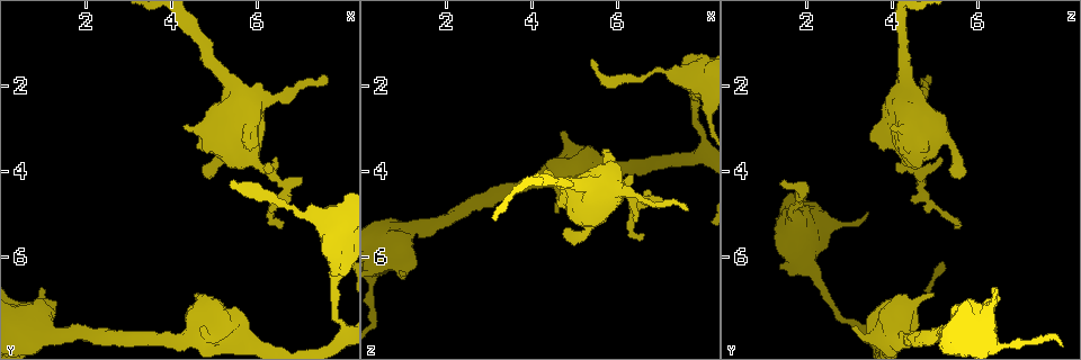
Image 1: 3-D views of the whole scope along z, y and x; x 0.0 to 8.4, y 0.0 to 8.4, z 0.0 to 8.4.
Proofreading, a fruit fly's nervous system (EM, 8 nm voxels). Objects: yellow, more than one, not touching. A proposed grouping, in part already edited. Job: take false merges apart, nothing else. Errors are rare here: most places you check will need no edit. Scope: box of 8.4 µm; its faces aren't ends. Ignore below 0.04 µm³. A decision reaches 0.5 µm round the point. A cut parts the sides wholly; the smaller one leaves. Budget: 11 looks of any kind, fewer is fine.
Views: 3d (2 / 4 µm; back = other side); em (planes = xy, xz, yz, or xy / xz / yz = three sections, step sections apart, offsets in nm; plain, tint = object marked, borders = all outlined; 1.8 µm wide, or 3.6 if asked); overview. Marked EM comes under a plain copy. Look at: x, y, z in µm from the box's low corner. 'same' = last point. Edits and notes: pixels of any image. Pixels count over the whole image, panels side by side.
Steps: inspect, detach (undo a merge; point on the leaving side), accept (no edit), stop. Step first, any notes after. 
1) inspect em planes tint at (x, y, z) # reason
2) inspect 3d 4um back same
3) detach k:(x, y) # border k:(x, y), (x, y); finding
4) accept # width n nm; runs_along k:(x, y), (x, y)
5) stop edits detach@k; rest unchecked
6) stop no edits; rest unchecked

inspect em xy step 8 tint at (6.50, 4.25, 4.65) # a narrow waist

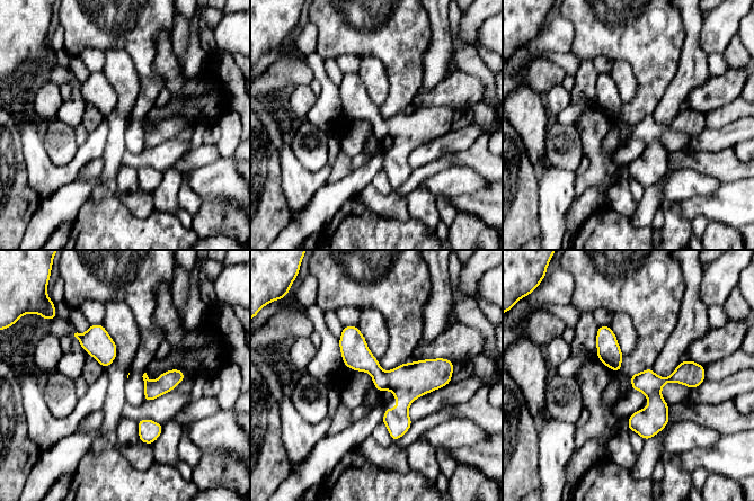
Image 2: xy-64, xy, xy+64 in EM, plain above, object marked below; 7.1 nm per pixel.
inspect em planes tint same

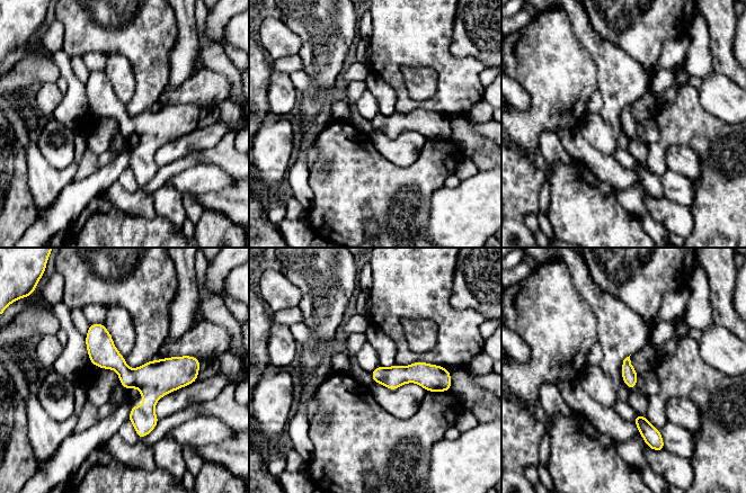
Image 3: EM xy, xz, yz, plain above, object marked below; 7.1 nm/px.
accept # runs_along 3:(90, 331), (129, 374), (191, 368); continuous, no second cell

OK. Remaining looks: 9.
inspect 3d 4um back at (7.85, 7.50, 2.85) # calibre changes

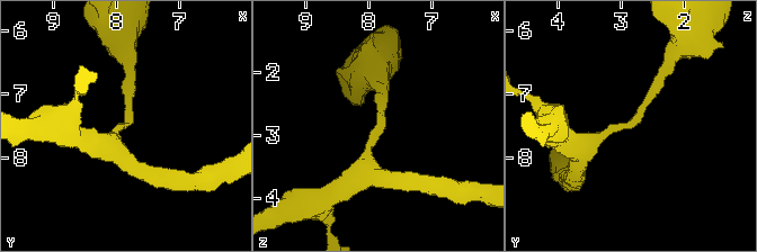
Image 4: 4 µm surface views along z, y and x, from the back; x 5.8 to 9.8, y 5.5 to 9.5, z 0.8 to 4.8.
inspect em planes tint at (7.85, 7.45, 2.85) # arm_widths 190, 300 nm; now the EM

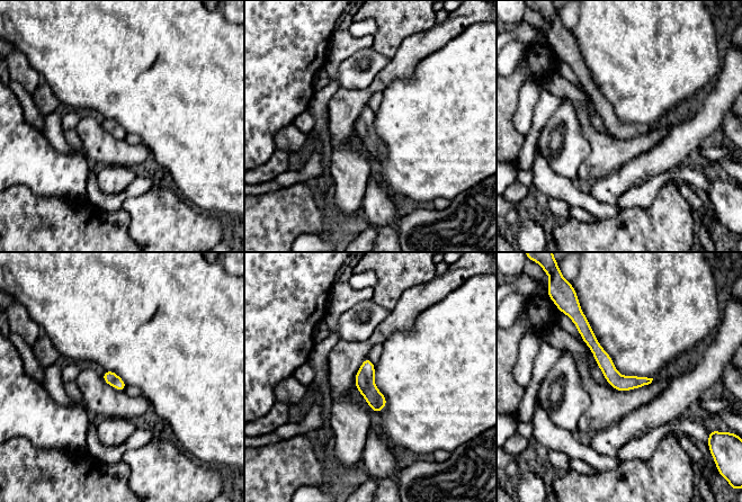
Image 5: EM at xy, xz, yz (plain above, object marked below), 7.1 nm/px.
accept # runs_along 5:(580, 326), (620, 382), (647, 381); continuous, no second cell

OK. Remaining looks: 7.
inspect 3d 4um at (6.60, 4.75, 1.85) # thick turns thin

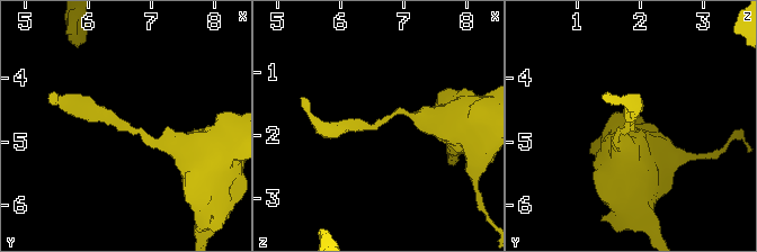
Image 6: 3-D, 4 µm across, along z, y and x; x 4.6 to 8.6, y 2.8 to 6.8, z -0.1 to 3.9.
inspect em 3.6um yz step 16 tint at (6.60, 4.75, 1.80)

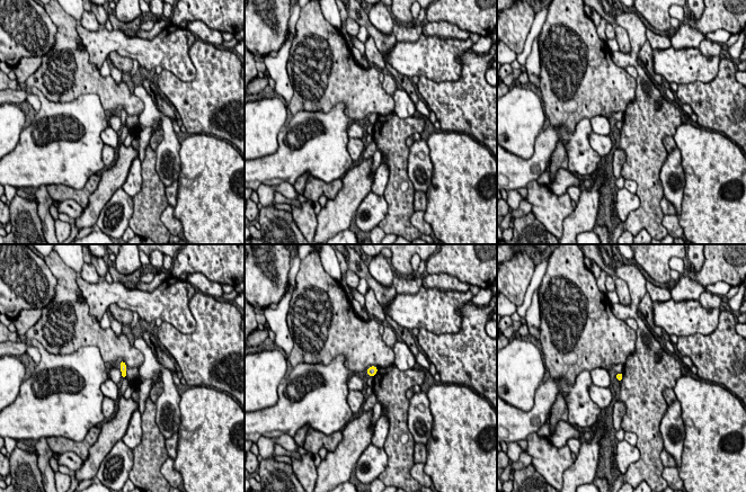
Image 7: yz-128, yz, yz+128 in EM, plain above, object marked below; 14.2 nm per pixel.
inspect em 3.6um planes tint same

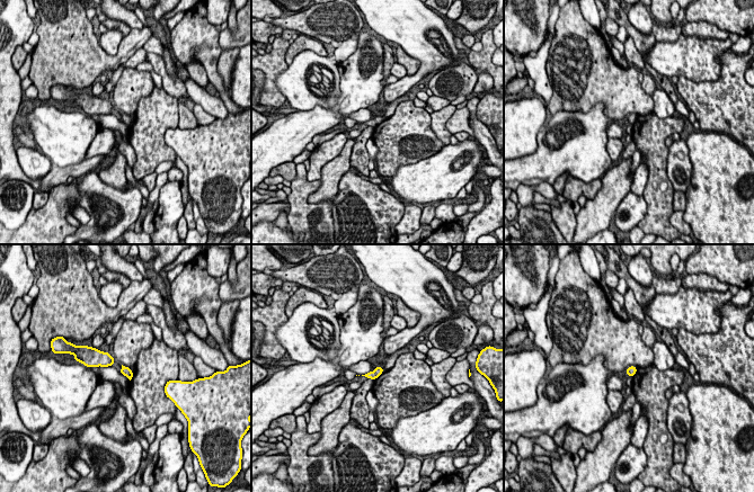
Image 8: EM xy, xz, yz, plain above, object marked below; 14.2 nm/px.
accept # all the same cell

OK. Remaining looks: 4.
inspect em 3.6um planes tint at (5.35, 3.20, 5.15) # calibre changes

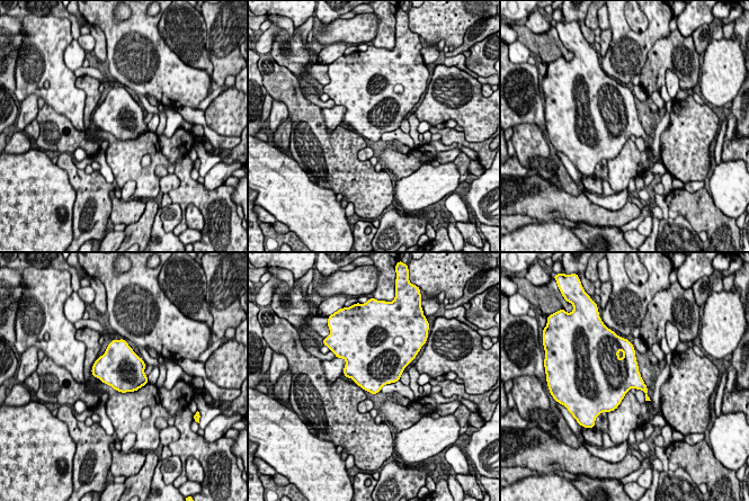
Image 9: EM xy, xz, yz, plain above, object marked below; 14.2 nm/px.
accept # one cell here

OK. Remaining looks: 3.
stop no edits; rest unchecked

